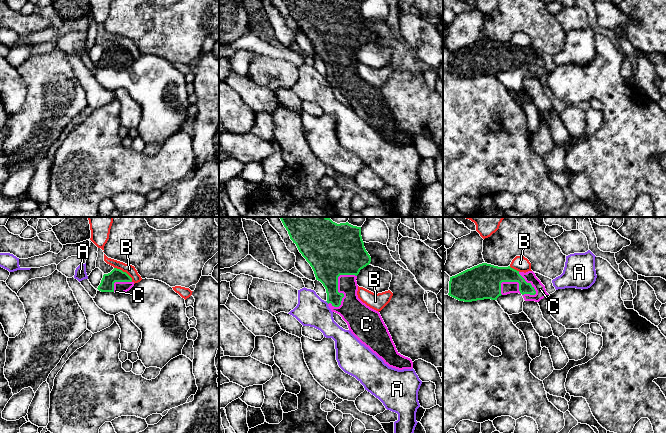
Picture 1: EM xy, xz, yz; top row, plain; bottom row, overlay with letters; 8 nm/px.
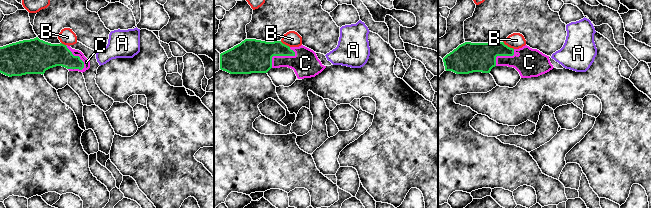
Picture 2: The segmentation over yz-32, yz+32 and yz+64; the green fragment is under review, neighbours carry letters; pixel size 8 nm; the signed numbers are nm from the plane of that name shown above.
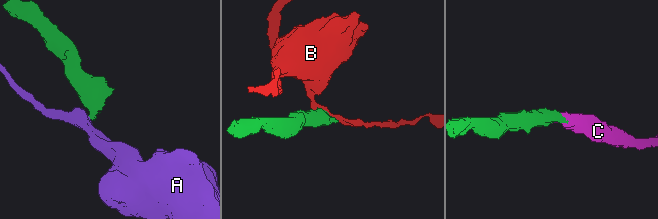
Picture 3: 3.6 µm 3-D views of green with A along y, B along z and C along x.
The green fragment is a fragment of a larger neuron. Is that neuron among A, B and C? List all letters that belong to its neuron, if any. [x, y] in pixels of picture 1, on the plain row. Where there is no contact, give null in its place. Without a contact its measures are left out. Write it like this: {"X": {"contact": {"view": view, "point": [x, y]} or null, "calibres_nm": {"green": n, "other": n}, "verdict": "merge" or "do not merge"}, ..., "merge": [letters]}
{"A": {"contact": {"view": "xz", "point": [327, 78]}, "calibres_nm": {"green": 200, "other": 240}, "verdict": "do not merge"}, "B": {"contact": {"view": "xy", "point": [124, 48]}, "calibres_nm": {"green": 110, "other": 80}, "verdict": "do not merge"}, "C": {"contact": {"view": "yz", "point": [517, 57]}, "calibres_nm": {"green": 240, "other": 90}, "verdict": "merge"}, "merge": ["C"]}

